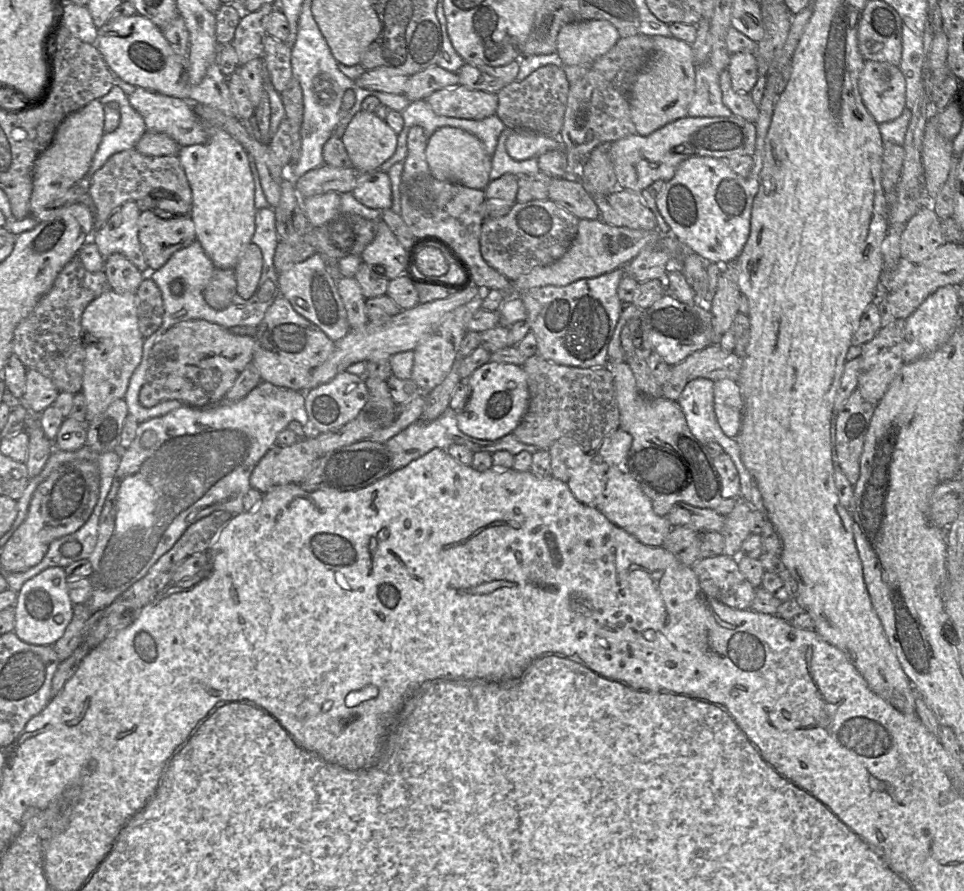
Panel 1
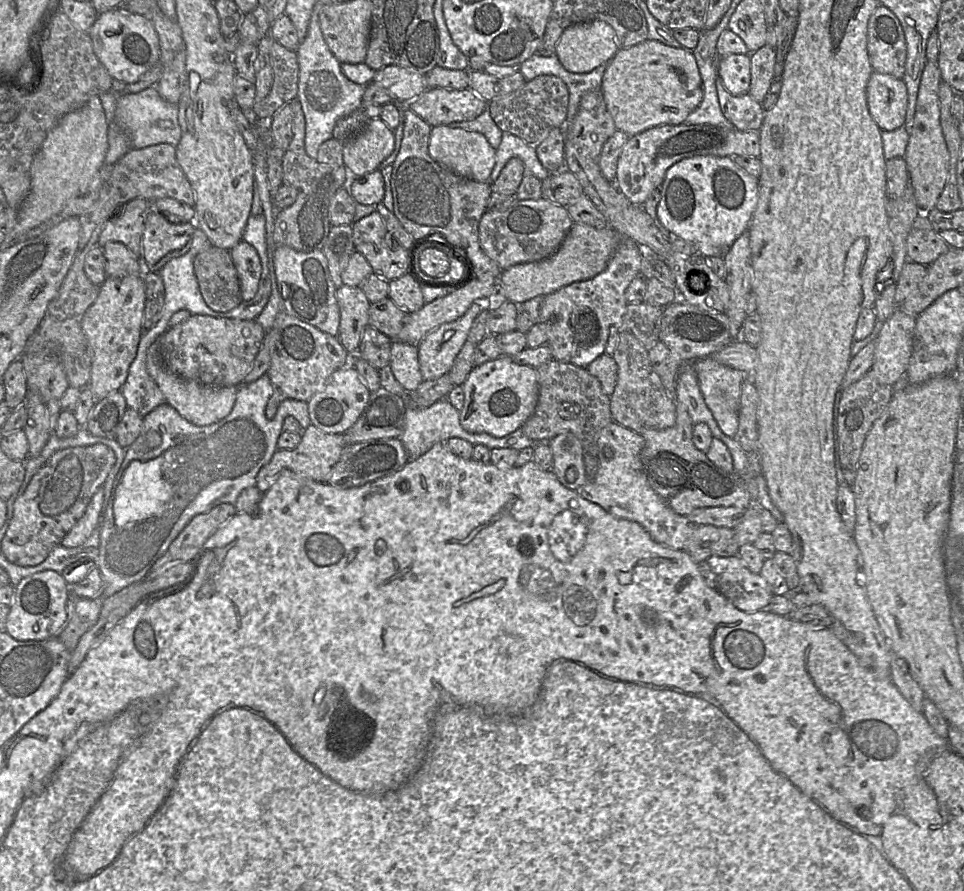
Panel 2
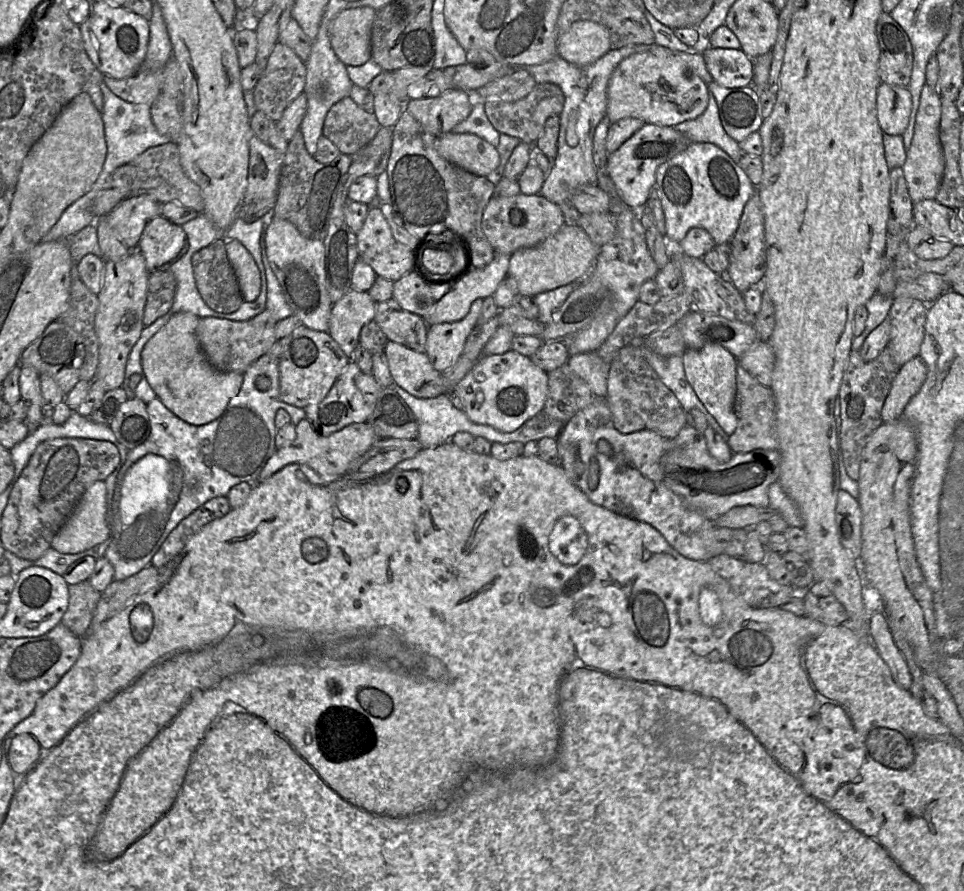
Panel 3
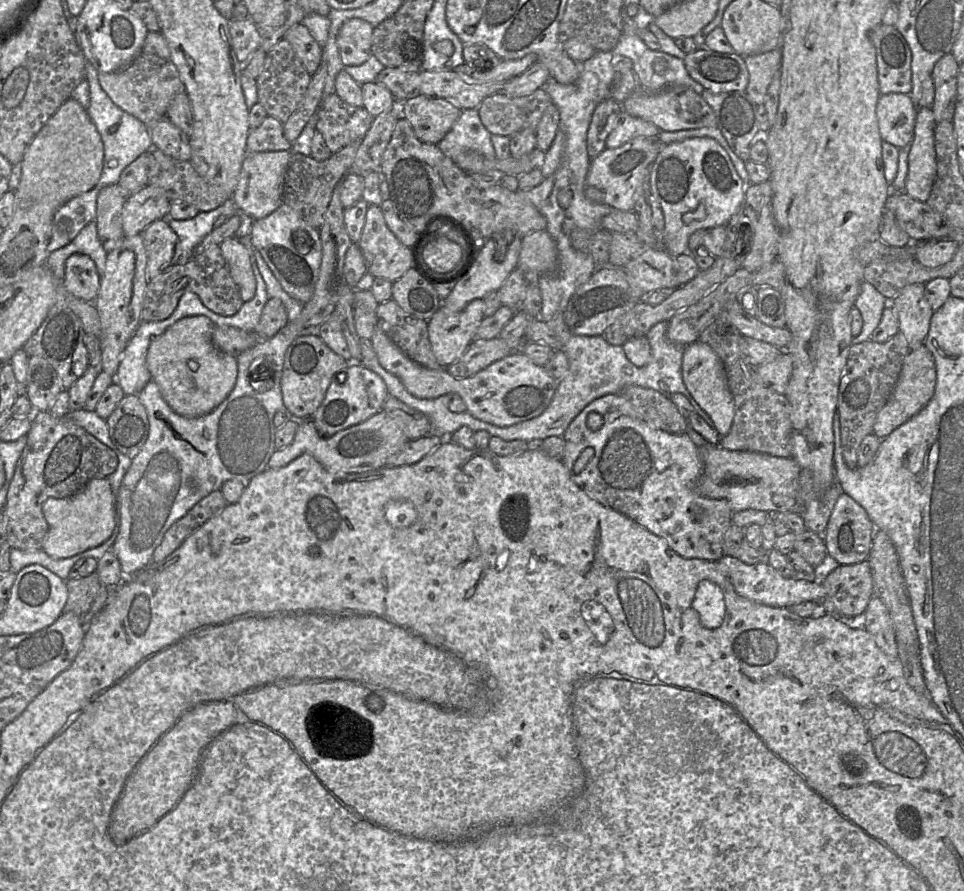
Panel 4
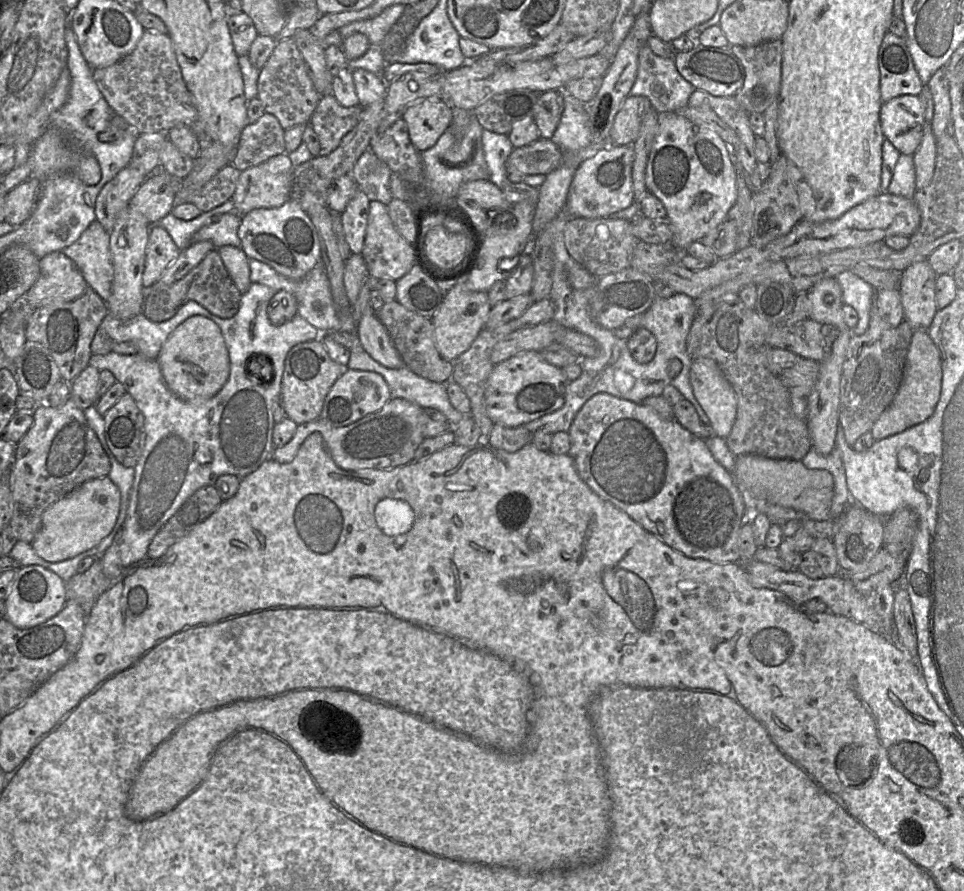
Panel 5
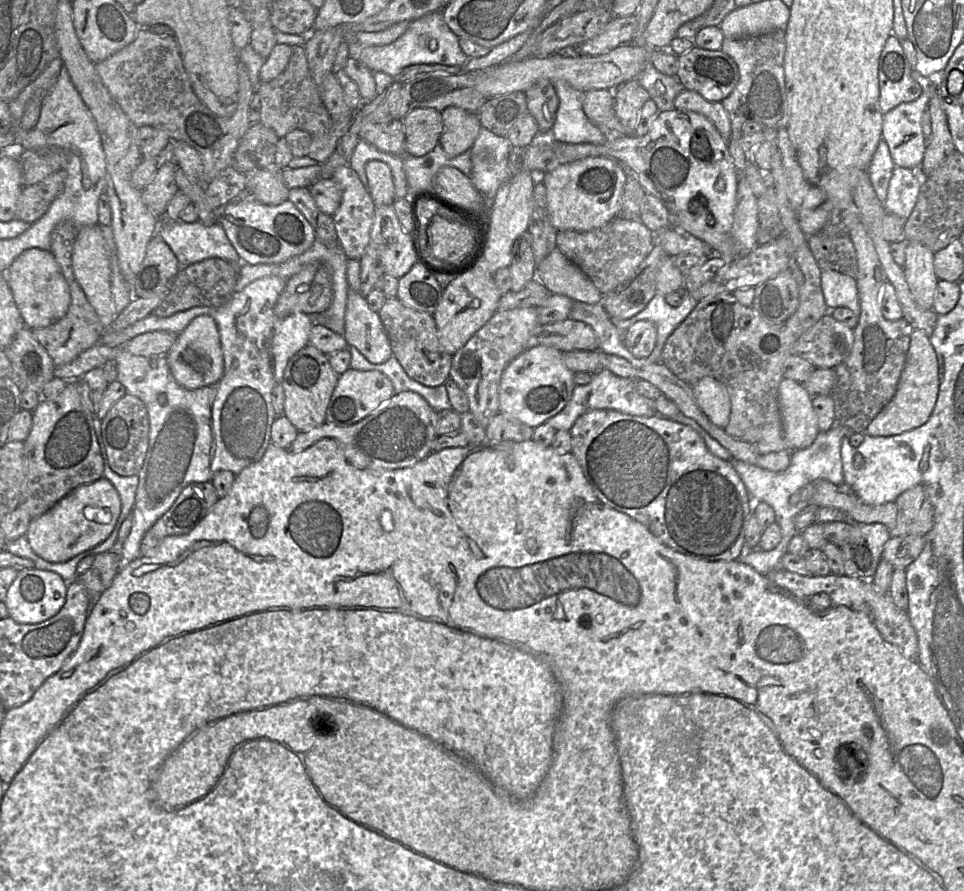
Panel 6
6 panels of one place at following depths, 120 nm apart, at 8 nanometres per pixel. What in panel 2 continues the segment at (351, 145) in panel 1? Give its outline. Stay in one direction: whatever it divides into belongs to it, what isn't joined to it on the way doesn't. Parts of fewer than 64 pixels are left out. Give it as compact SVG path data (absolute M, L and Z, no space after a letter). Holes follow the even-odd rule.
M373 118L359 135L342 142L344 166L352 176L362 176L379 168L391 155L395 136L380 118Z

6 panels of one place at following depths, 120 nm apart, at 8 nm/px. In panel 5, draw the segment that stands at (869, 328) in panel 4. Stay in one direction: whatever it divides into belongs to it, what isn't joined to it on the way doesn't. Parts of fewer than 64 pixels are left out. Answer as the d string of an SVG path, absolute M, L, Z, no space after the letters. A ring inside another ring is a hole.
M852 271L840 273L836 276L836 280L842 289L843 303L853 307L858 313L858 323L852 329L852 334L862 335L869 326L870 311L876 291Z

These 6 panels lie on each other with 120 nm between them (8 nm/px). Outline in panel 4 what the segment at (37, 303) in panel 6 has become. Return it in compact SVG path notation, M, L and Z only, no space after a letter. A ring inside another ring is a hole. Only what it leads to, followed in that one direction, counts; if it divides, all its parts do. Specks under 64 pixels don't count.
M73 254L66 260L63 287L75 297L94 303L100 280L95 262L89 256Z

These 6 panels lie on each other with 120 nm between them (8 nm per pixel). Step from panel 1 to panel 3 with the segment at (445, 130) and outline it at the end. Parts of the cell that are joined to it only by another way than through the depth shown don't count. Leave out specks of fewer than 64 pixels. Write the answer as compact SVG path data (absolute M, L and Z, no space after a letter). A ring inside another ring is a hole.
M445 133L436 138L436 150L448 162L476 176L486 177L500 164L498 150L474 134Z

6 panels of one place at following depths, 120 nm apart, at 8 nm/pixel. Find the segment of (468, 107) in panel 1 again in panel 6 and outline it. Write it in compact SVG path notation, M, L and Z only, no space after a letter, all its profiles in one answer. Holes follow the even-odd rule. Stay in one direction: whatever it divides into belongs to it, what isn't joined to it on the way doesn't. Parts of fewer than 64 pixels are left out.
M414 108L403 120L406 153L421 157L438 143L443 123L441 112L433 108Z

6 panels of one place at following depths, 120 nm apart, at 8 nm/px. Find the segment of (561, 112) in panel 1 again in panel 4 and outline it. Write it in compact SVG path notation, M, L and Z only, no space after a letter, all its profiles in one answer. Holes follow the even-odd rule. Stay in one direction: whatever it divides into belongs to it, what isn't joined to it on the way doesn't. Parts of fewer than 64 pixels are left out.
M541 87L528 96L509 97L498 92L478 106L482 124L492 135L510 137L523 130L535 131L545 109L553 103Z

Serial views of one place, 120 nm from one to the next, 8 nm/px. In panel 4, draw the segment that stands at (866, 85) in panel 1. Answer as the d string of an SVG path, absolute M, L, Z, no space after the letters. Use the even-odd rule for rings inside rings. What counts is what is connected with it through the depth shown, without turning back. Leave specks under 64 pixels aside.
M881 94L876 116L882 141L898 148L912 143L917 111L917 106L907 94Z

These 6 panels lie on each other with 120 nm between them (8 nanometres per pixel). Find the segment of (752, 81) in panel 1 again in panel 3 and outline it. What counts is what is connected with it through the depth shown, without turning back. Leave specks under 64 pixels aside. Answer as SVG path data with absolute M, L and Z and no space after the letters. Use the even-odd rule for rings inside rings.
M709 47L703 52L706 68L713 80L725 88L752 85L753 59L742 49Z

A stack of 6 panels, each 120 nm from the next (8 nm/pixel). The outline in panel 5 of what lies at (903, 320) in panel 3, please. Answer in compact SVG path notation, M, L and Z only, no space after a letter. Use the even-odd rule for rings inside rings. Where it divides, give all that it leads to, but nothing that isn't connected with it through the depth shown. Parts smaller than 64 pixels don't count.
M927 260L915 262L902 273L899 292L904 320L914 330L928 330L936 312L937 274Z

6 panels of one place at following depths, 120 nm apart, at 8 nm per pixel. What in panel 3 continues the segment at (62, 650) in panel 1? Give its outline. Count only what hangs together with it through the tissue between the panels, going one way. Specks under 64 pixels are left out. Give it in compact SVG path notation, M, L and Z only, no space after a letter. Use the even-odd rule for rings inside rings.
M88 580L68 586L68 608L61 622L76 636L83 638L90 631L101 592L95 590Z

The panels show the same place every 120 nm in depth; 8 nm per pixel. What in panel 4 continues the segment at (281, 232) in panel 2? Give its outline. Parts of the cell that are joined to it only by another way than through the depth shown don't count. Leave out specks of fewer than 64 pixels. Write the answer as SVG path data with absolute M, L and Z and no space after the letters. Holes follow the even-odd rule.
M360 142L352 143L323 161L291 152L285 173L283 204L291 207L309 226L320 230L333 190L352 167L359 146Z

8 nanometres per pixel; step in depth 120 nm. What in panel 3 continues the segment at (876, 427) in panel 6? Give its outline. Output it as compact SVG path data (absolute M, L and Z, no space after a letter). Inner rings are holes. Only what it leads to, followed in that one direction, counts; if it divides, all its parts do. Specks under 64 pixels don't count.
M919 355L900 367L882 408L883 422L902 418L907 404L919 392L926 377L927 366Z

